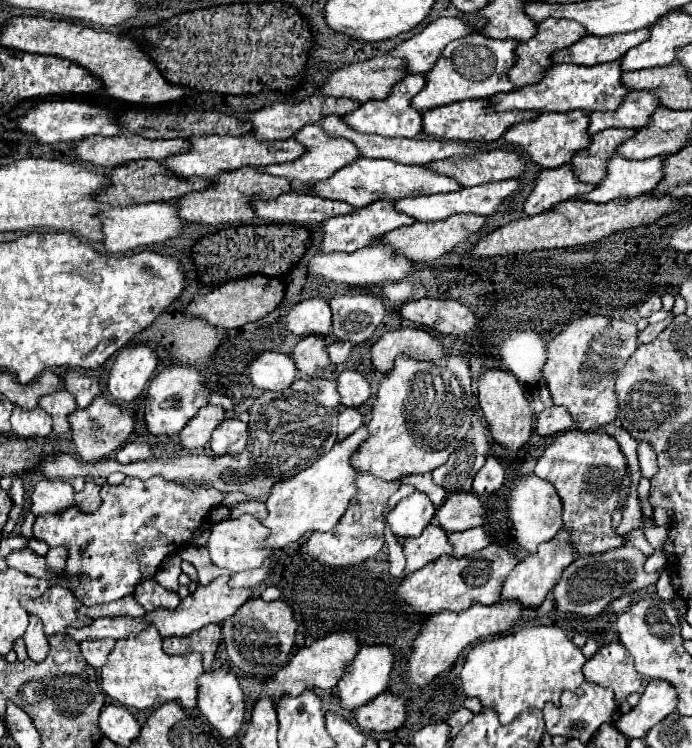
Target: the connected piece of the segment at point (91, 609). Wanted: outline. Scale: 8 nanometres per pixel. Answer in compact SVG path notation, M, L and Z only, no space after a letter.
M123 596L115 602L109 604L99 604L99 606L81 606L83 614L89 618L101 618L101 616L143 616L145 610L133 596Z

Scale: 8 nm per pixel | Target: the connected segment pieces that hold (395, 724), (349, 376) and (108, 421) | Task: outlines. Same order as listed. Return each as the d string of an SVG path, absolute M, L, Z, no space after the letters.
M383 692L373 698L369 704L355 710L355 718L359 728L389 732L403 726L407 714L407 700L403 696L395 696L393 692Z
M353 370L339 372L337 390L341 396L341 404L349 406L349 408L357 408L357 406L365 404L371 396L369 382L359 372L353 372Z
M103 394L93 400L93 404L85 410L75 410L69 416L71 432L73 432L73 442L75 442L75 452L83 462L97 462L103 458L109 458L113 452L117 452L129 438L129 434L135 428L135 416L121 408L119 404L107 400Z

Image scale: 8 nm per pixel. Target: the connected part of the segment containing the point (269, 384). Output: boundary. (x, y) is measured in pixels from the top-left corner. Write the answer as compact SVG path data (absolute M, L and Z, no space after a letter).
M261 352L249 366L249 378L261 390L281 392L297 378L297 370L289 354Z

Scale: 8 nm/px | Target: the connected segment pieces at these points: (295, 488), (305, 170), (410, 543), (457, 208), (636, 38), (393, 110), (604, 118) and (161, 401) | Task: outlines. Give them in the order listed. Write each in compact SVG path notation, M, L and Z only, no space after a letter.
M365 420L351 436L337 442L327 454L323 454L307 470L301 470L295 476L281 480L271 488L271 494L265 502L269 516L261 520L267 528L271 528L267 546L285 548L289 542L299 540L307 532L313 532L313 530L327 532L337 524L337 520L347 510L349 500L357 494L355 482L361 476L361 472L353 468L351 458L367 438L369 438L369 432L367 432L367 420Z
M317 124L313 126L303 126L299 132L295 132L293 140L297 140L299 144L303 144L305 152L299 160L293 160L293 162L283 162L283 164L269 164L269 166L263 166L263 168L257 168L259 172L267 172L267 174L273 174L273 176L281 176L281 178L287 178L291 180L293 186L301 188L305 184L313 184L313 182L319 182L319 180L325 180L329 176L333 176L339 168L351 164L351 160L355 160L359 156L357 148L345 140L345 138L331 138L327 136Z
M429 524L419 538L403 540L403 550L407 556L405 574L411 574L411 572L423 568L425 564L437 560L439 556L451 554L453 546L449 542L449 534L441 526Z
M503 180L503 182L487 182L471 188L461 188L457 192L447 192L447 194L435 194L435 196L413 196L413 198L403 198L395 200L395 210L403 212L407 216L413 216L415 220L421 222L431 222L431 220L443 220L451 214L479 214L479 216L489 216L497 210L497 206L507 200L515 190L519 188L517 180Z
M647 30L627 32L619 36L601 36L601 38L587 34L575 44L553 52L551 60L579 60L571 64L583 64L583 66L613 62L613 60L619 60L629 48L645 42L647 36L649 36Z
M423 74L405 76L401 78L389 92L385 100L369 100L361 104L355 112L343 116L343 122L347 122L351 128L373 128L373 130L357 130L357 132L377 132L381 136L399 136L399 138L415 138L421 132L421 114L415 112L415 108L409 106L411 96L423 88Z
M631 90L613 112L591 112L589 114L589 134L601 132L605 128L641 128L647 124L651 110L659 106L655 94L647 90Z
M175 364L161 370L149 382L149 388L147 388L147 398L145 398L147 430L153 436L167 436L167 438L173 434L179 434L185 428L185 424L197 414L197 410L207 404L205 388L207 388L207 380L189 366Z

